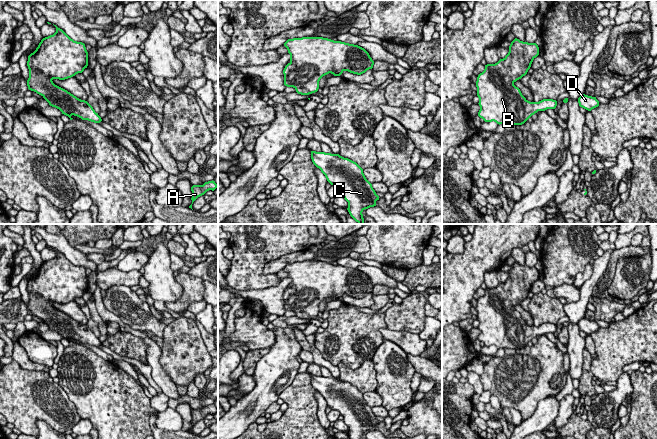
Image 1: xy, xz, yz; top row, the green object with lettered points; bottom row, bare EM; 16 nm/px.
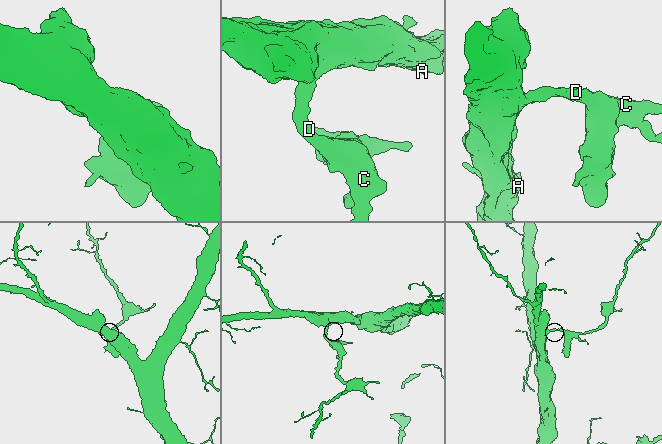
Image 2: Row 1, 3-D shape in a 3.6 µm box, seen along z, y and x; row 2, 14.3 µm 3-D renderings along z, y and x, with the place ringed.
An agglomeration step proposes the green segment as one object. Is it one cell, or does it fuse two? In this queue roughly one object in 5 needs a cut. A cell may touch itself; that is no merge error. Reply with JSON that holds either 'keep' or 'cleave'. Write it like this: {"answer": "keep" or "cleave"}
{"answer": "keep"}

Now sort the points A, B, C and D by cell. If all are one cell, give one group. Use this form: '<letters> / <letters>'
A B C D

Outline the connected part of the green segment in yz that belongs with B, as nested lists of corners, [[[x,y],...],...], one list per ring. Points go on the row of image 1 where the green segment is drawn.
[[[515,37],[508,48],[509,53],[504,59],[500,59],[496,64],[486,64],[485,70],[477,76],[478,105],[481,107],[478,116],[488,123],[495,121],[498,125],[522,125],[537,111],[554,110],[558,102],[552,99],[543,99],[537,103],[529,102],[521,94],[520,89],[513,85],[527,74],[533,59],[539,55],[537,43],[522,42]]]

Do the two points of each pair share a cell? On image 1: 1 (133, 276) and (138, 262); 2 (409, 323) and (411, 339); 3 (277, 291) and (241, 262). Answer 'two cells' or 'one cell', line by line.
1: two cells
2: two cells
3: two cells

